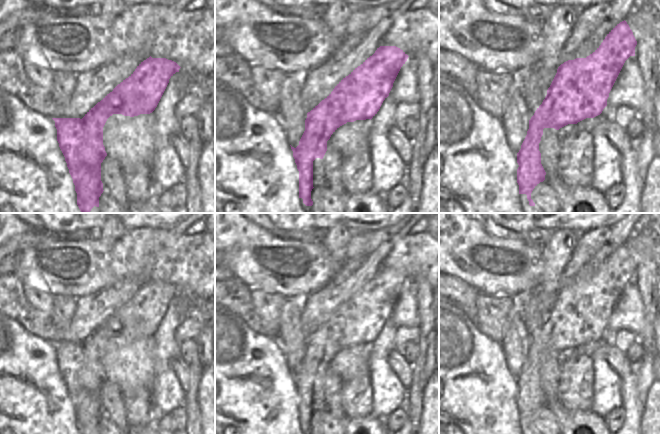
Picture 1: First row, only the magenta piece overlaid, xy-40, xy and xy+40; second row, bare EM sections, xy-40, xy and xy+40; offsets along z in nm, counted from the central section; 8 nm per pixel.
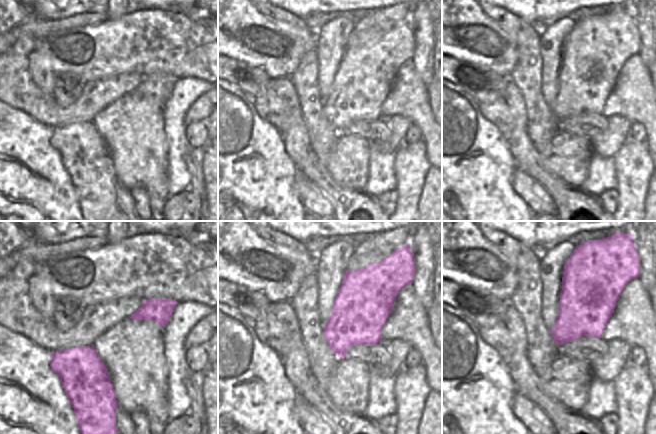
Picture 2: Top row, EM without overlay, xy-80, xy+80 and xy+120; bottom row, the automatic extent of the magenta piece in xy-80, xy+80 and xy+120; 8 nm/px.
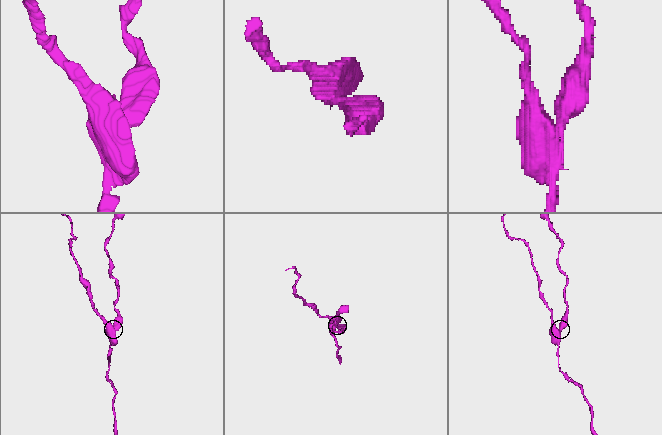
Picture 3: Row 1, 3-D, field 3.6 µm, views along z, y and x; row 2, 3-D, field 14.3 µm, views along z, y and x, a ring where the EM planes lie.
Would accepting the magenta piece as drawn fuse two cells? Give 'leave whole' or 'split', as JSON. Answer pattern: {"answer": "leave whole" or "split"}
{"answer": "split"}

